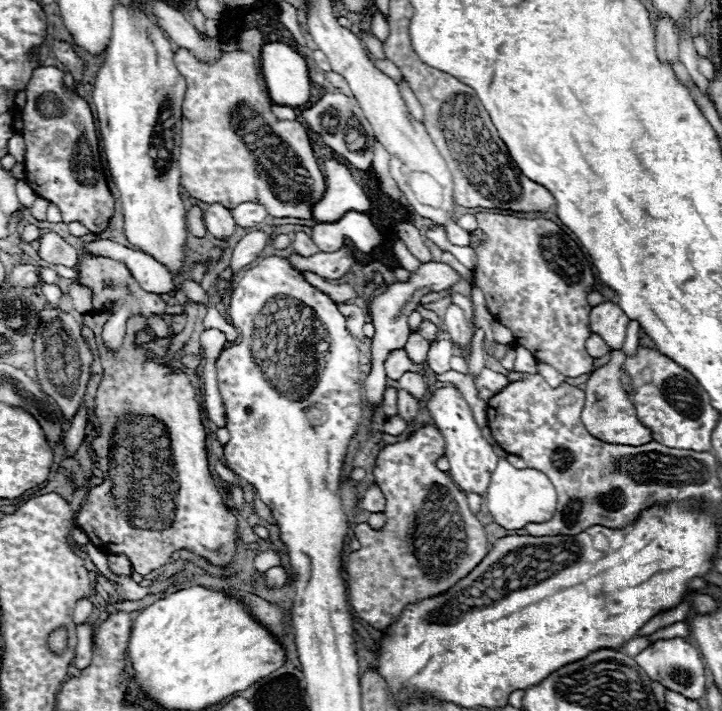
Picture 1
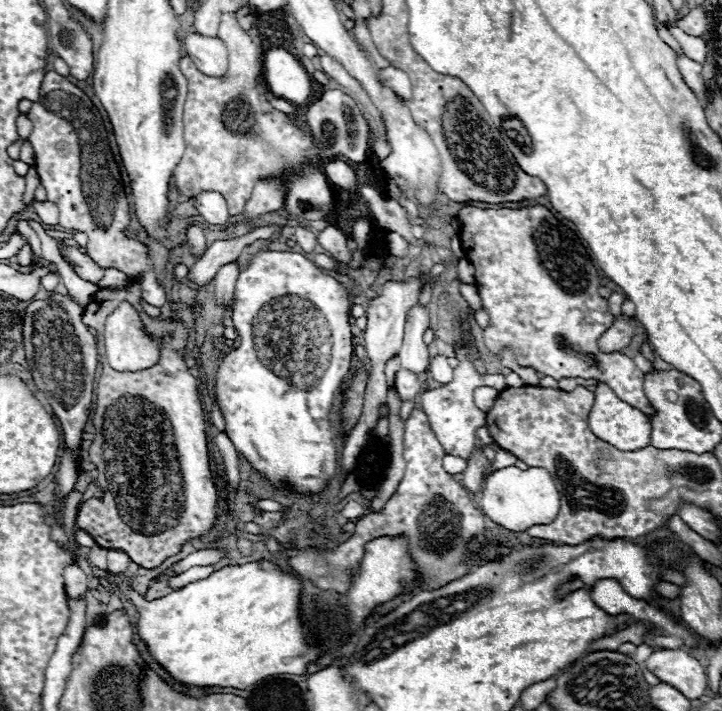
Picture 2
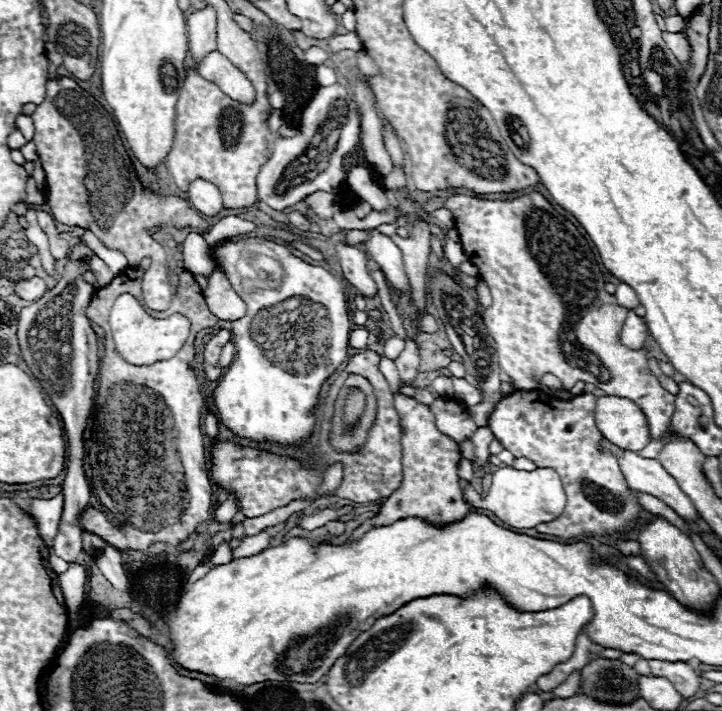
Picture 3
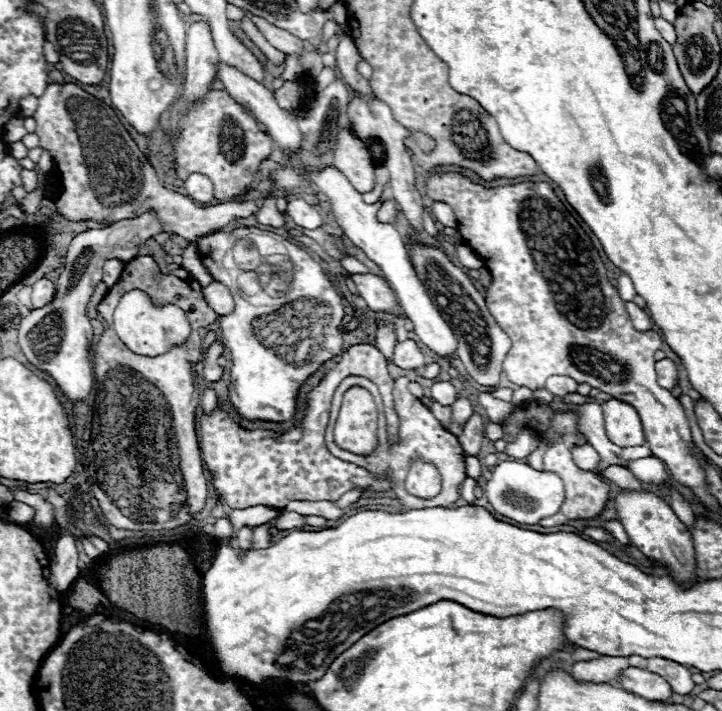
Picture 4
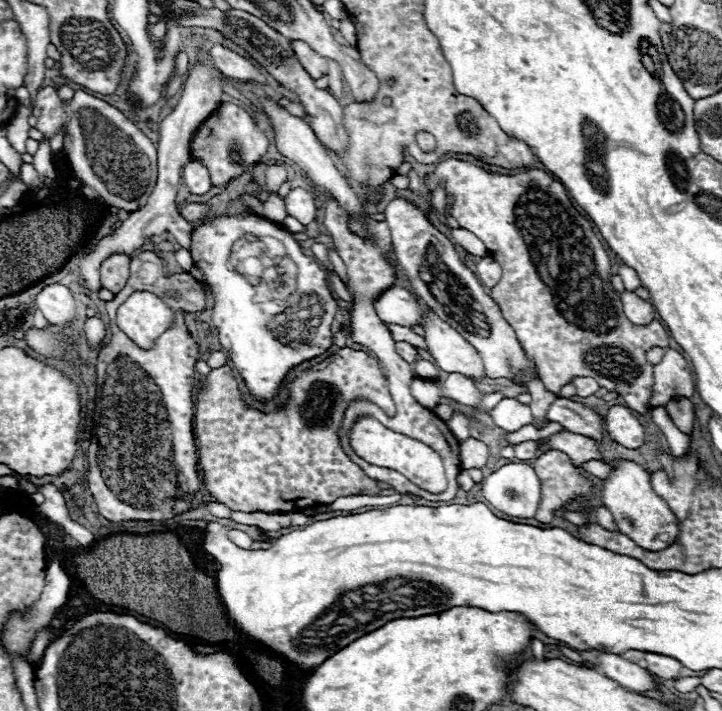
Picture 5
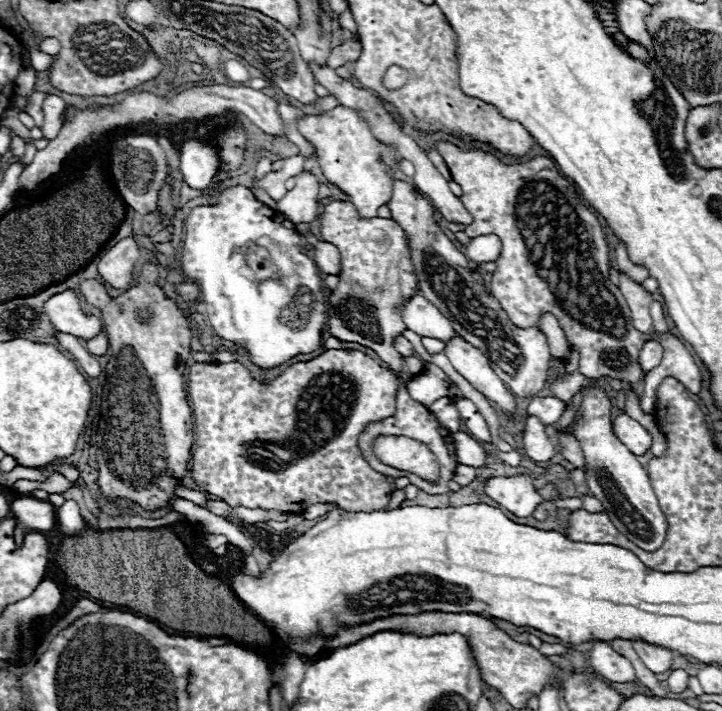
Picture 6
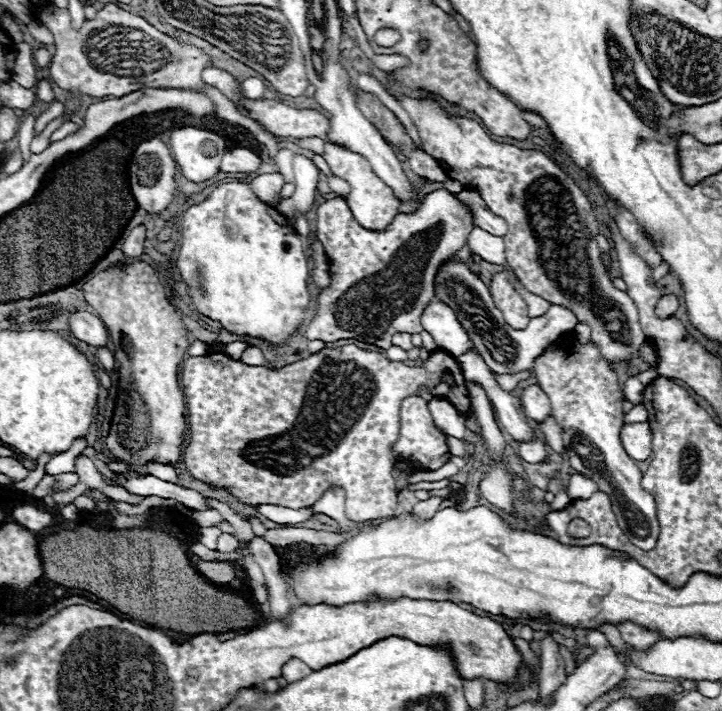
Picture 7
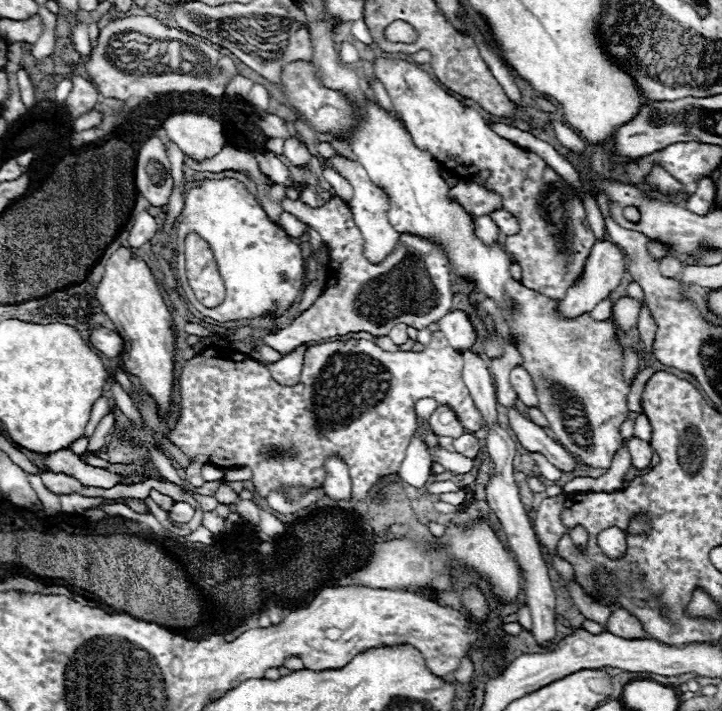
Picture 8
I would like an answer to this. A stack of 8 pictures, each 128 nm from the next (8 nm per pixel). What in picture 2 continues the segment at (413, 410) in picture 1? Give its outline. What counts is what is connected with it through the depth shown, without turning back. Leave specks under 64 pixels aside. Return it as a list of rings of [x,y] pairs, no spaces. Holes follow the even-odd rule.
[[[398,370],[396,372],[396,390],[400,400],[416,400],[420,394],[420,382],[412,372],[406,370]]]

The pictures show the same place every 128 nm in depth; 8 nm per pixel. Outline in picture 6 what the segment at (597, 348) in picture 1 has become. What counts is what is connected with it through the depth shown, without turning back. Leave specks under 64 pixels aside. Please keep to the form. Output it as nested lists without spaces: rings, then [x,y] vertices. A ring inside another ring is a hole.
[[[620,274],[618,288],[622,290],[622,294],[626,298],[626,304],[628,304],[630,312],[632,312],[634,328],[638,328],[640,332],[650,332],[652,330],[652,318],[650,318],[652,296],[648,292],[644,292],[644,288],[640,284],[634,284],[624,274]]]

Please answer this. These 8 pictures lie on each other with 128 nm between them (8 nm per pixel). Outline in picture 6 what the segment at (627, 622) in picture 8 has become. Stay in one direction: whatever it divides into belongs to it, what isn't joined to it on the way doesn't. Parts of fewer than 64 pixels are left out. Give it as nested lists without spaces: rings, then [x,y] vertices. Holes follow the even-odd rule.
[[[632,640],[632,646],[634,650],[638,652],[640,660],[654,672],[654,674],[662,674],[662,672],[668,672],[672,668],[672,662],[676,658],[674,652],[666,650],[666,648],[660,648],[660,646],[654,646],[654,644],[646,644],[642,640]]]

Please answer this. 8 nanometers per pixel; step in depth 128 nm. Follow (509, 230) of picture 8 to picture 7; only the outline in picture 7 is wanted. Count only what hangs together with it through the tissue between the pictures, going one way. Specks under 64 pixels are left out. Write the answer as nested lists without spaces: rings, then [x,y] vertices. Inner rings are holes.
[[[462,190],[462,192],[454,194],[454,196],[470,210],[470,214],[472,214],[472,226],[478,226],[478,228],[482,228],[482,230],[486,230],[486,232],[490,232],[490,234],[494,234],[494,236],[504,236],[504,234],[508,232],[506,222],[504,222],[502,218],[494,216],[494,214],[486,208],[484,200],[482,200],[476,192]]]

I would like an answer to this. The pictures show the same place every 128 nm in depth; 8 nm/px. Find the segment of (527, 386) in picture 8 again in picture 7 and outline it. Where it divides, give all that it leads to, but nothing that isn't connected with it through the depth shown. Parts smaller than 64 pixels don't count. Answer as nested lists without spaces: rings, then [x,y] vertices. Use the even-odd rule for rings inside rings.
[[[528,386],[520,400],[522,400],[522,408],[530,420],[544,422],[548,416],[552,416],[550,400],[538,386]]]

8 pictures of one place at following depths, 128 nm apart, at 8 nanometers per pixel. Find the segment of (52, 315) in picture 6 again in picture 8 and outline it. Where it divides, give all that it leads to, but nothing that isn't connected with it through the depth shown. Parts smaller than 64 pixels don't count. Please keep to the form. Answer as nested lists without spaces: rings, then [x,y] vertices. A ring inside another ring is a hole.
[[[102,326],[94,328],[90,332],[88,340],[90,340],[90,344],[94,348],[104,352],[108,358],[116,358],[122,352],[122,340],[120,340],[120,336],[114,330],[108,330],[108,328],[102,328]]]

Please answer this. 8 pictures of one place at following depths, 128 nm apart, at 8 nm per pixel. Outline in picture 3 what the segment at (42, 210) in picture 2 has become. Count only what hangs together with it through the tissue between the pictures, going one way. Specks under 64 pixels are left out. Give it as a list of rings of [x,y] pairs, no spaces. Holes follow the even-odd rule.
[[[28,178],[28,186],[26,186],[26,202],[34,204],[34,206],[46,206],[46,196],[42,192],[38,192],[34,178]]]

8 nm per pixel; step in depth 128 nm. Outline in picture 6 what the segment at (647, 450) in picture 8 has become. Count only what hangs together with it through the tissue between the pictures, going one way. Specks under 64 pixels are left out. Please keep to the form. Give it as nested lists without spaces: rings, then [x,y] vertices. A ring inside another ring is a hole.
[[[618,414],[614,420],[612,420],[612,430],[616,434],[616,438],[626,446],[630,448],[630,452],[634,452],[636,456],[644,454],[650,444],[652,444],[652,438],[650,434],[644,430],[642,424],[638,424],[634,418],[630,418],[628,414]]]

